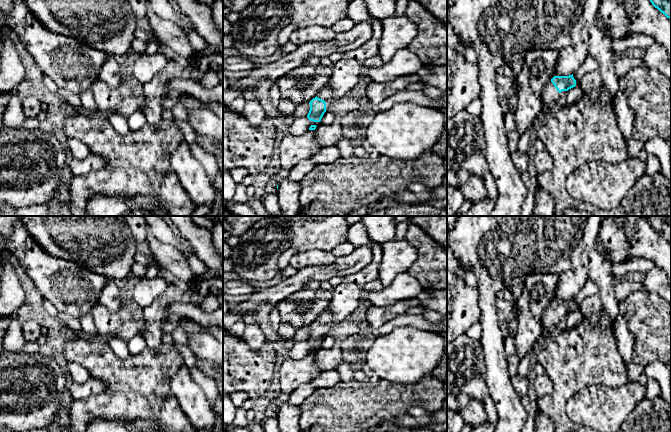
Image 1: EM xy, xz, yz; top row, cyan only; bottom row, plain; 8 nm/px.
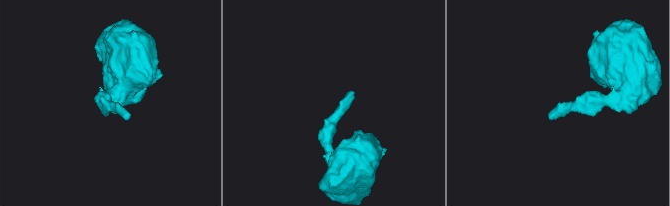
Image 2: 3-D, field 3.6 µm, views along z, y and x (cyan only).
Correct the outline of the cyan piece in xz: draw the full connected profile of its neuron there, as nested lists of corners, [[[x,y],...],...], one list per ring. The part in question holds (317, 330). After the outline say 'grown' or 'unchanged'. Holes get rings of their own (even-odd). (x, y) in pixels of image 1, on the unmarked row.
[[[327,308],[318,319],[313,322],[310,328],[310,334],[307,342],[313,346],[320,346],[326,336],[326,329],[332,325],[331,313]]] | grown

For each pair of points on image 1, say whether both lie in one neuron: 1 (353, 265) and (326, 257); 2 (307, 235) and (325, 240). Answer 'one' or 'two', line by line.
1: two
2: one

